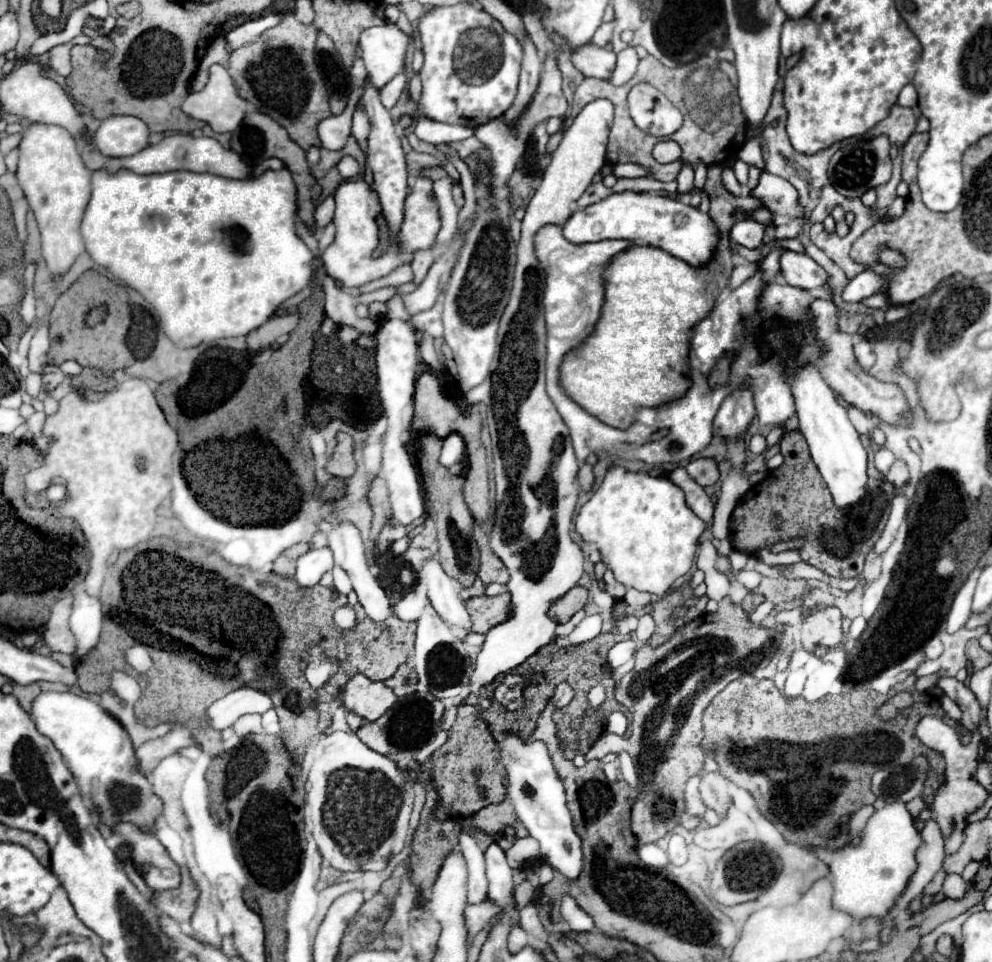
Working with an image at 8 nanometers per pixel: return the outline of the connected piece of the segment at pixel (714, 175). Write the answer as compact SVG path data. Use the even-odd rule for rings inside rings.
M711 164L703 188L711 198L709 216L719 228L719 241L723 241L719 244L715 260L707 266L691 268L687 262L653 246L633 246L629 248L629 252L621 252L621 256L617 256L617 260L609 264L609 272L605 272L603 276L605 304L593 334L585 340L581 348L569 352L569 356L565 356L565 364L561 364L561 384L565 392L569 392L569 396L573 396L579 406L583 406L587 412L593 412L593 416L613 428L627 430L635 422L639 408L657 408L671 400L679 400L691 388L689 340L693 326L705 320L707 314L713 310L715 298L729 284L733 272L733 252L729 238L731 226L737 220L733 214L745 214L761 206L749 196L731 196L721 184L721 170L723 168L719 164Z

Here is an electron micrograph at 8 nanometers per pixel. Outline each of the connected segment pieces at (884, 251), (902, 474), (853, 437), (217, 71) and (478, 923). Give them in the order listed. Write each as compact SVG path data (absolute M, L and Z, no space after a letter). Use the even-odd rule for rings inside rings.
M883 246L883 248L879 250L877 256L879 256L879 262L885 264L887 268L891 268L891 270L903 268L903 266L907 264L907 258L905 258L901 252L897 252L897 250L889 248L889 246Z
M901 459L895 460L895 466L890 468L890 471L886 475L887 480L891 482L896 489L903 487L909 480L909 468L905 462Z
M799 368L795 370L795 378L791 382L795 408L799 418L799 430L803 432L811 458L819 468L827 488L833 496L833 502L839 510L859 506L867 496L867 450L863 448L859 434L847 418L847 410L835 400L833 390L825 384L817 368Z
M221 64L209 68L209 80L201 92L193 92L183 102L183 112L195 120L211 126L213 132L233 132L245 118L245 112L253 112L253 104L245 104L233 88L227 70Z
M487 900L487 902L481 902L481 904L475 904L475 906L467 906L465 908L465 922L467 922L467 946L473 944L473 938L477 932L481 932L491 918L495 918L499 912L497 912L497 906Z

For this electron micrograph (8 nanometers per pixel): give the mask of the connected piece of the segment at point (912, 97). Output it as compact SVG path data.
M907 84L907 86L901 90L897 104L899 104L899 106L907 106L907 108L917 106L917 90L913 88L913 84Z

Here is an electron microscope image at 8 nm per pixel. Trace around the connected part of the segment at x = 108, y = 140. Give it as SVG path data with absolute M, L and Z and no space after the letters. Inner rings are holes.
M133 116L105 118L93 134L93 142L103 156L133 156L147 146L147 124Z

